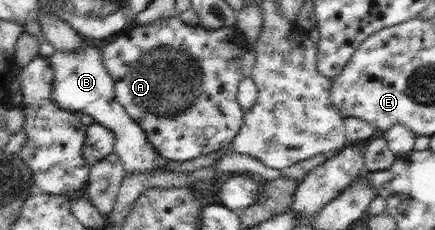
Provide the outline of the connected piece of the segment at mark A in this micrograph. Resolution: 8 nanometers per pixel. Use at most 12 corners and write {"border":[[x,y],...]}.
{"border":[[177,16],[102,49],[164,159],[240,132],[246,38]]}

